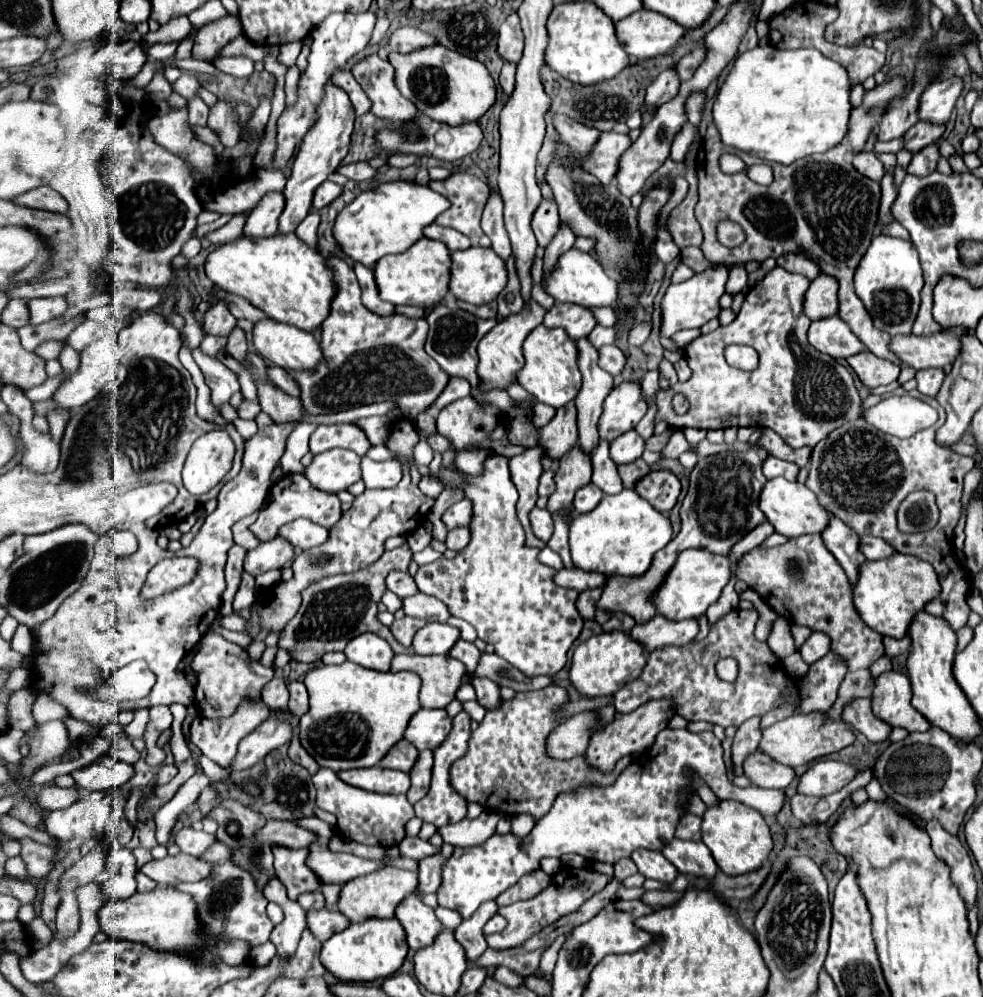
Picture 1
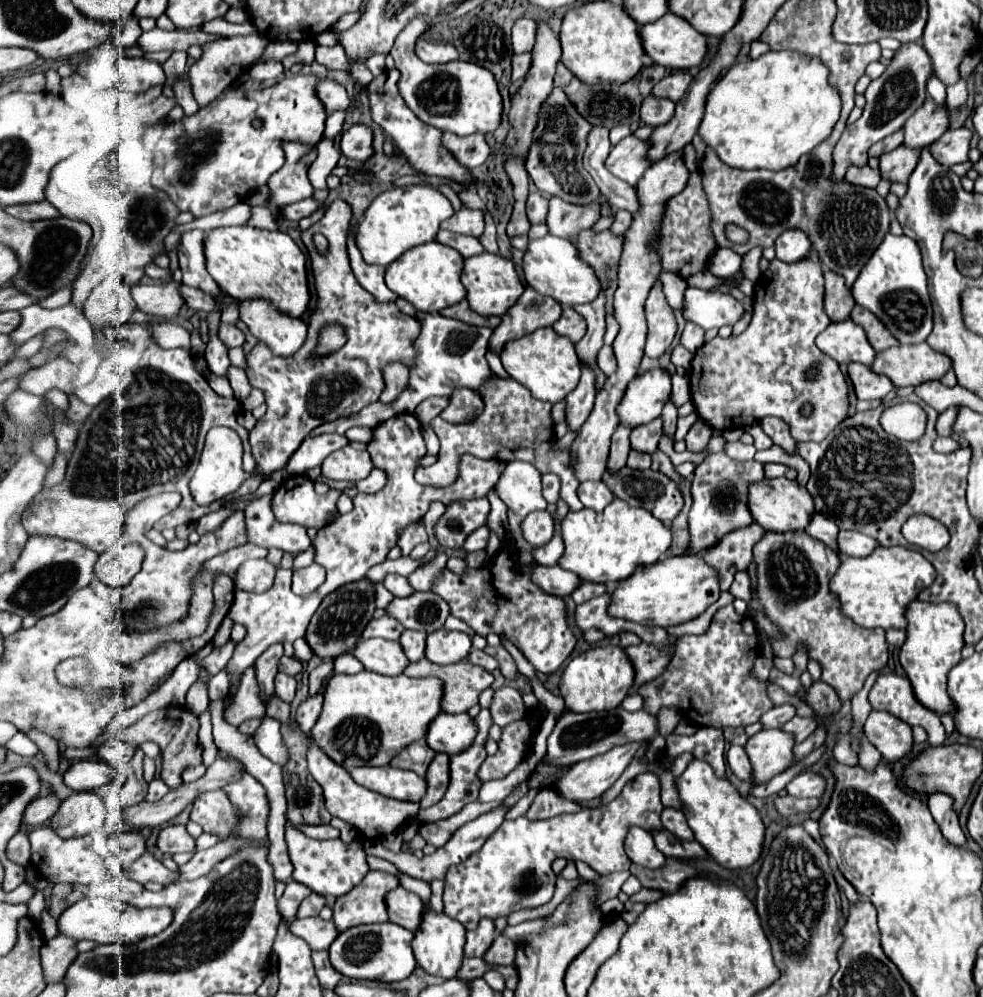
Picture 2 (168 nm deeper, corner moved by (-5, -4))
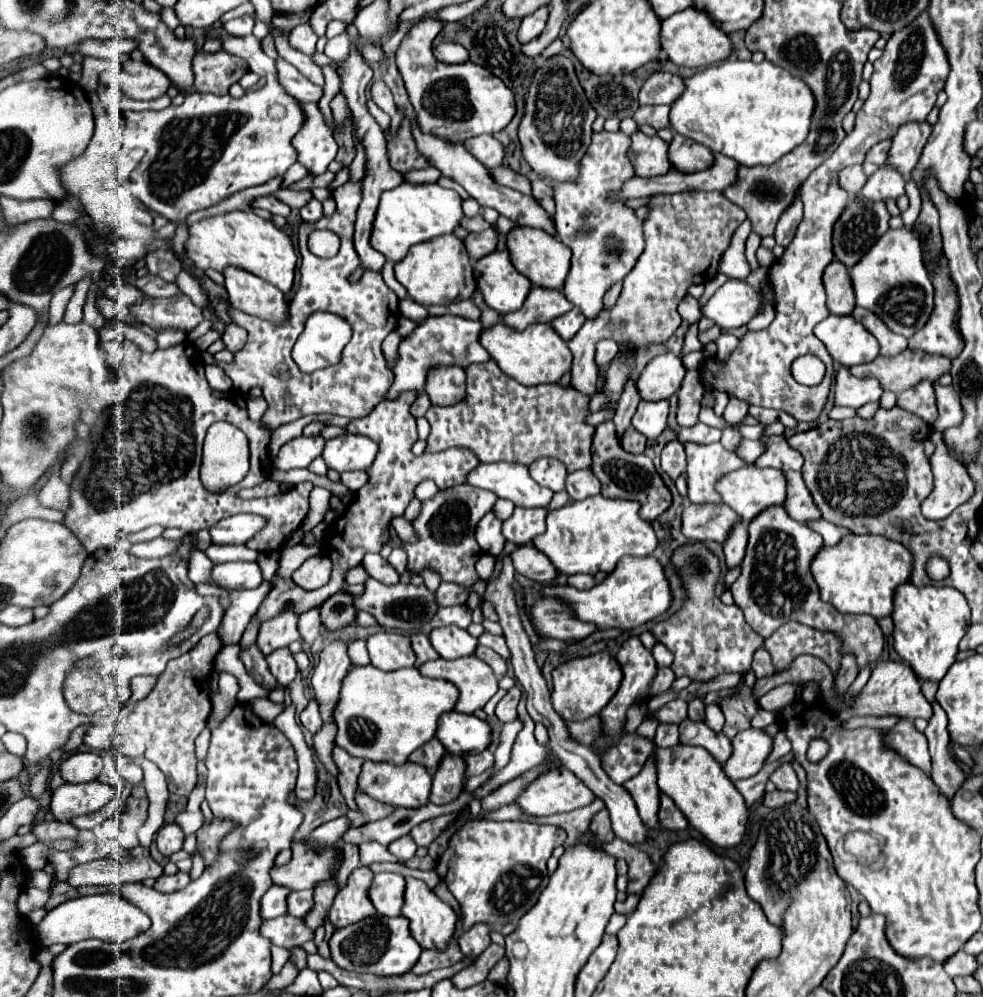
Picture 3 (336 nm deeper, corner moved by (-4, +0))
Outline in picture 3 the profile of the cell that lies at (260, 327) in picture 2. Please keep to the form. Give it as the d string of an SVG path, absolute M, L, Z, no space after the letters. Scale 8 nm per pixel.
M226 267L222 275L224 287L236 309L268 321L288 319L288 305L278 287L238 267Z

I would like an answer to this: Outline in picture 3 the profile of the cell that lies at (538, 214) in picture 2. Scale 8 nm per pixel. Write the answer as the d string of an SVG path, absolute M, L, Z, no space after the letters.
M508 167L490 169L488 173L492 175L492 179L494 179L496 183L500 183L500 185L504 185L504 187L516 189L516 191L520 191L520 193L524 193L524 195L530 195L530 193L532 193L532 189L530 189L530 181L528 181L524 175L512 171L512 169L508 169Z

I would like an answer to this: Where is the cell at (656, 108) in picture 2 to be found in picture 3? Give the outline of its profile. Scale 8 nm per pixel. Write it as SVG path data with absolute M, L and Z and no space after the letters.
M662 105L662 107L640 107L634 113L634 121L638 125L650 125L650 127L654 127L658 131L658 129L668 127L668 111L670 111L668 105Z

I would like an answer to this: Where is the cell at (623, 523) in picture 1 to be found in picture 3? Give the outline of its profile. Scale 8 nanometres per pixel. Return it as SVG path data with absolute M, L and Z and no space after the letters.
M602 495L572 501L548 513L546 533L538 535L532 543L550 559L558 573L610 573L624 555L650 555L658 545L652 525L640 519L638 509L638 503L604 499Z

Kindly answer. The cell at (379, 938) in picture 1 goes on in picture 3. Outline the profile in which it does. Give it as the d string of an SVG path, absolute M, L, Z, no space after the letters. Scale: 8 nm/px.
M366 917L354 925L348 925L344 929L336 929L330 943L332 961L348 971L356 973L372 973L372 975L402 975L410 971L418 957L420 957L420 945L412 937L408 919L406 917Z

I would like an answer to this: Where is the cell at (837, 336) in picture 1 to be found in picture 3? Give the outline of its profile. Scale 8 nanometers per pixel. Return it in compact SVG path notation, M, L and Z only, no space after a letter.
M830 315L816 327L816 335L826 345L832 359L846 367L868 363L880 355L876 337L852 315Z

